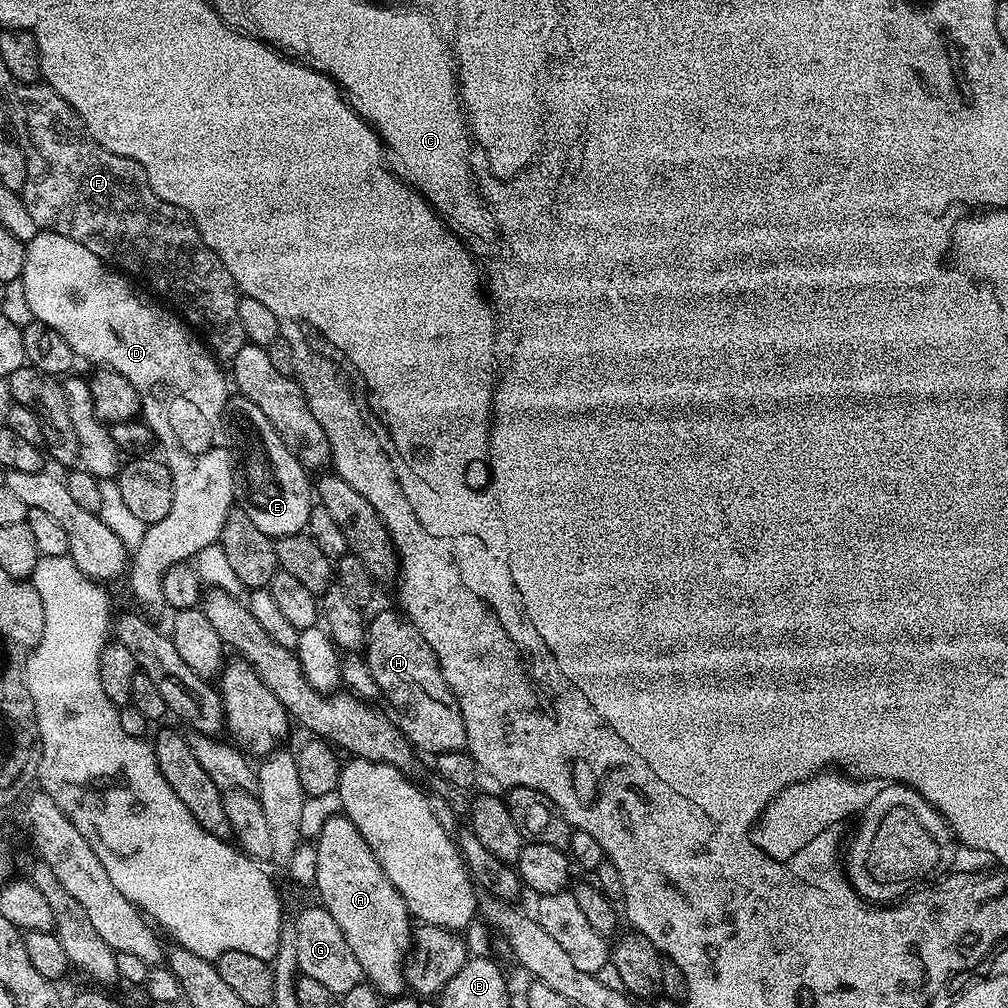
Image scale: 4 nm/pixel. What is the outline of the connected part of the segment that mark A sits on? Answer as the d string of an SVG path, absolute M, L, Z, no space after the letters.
M332 816L315 838L314 847L317 852L314 890L320 895L319 903L338 922L338 930L342 930L342 938L346 938L346 946L350 946L354 958L358 958L367 983L384 998L405 995L404 962L410 951L414 920L402 894L386 878L370 846L358 834L358 826L348 816Z

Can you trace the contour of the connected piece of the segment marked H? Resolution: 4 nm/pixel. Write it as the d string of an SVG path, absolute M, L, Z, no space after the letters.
M399 611L396 612L380 612L366 624L366 661L369 672L379 688L379 695L383 698L385 696L389 706L396 711L395 723L413 749L420 751L421 748L424 752L432 752L431 754L461 751L468 742L466 726L462 722L462 710L442 674L438 658L434 650L430 650L430 642L422 638L422 634L412 625L411 620Z

